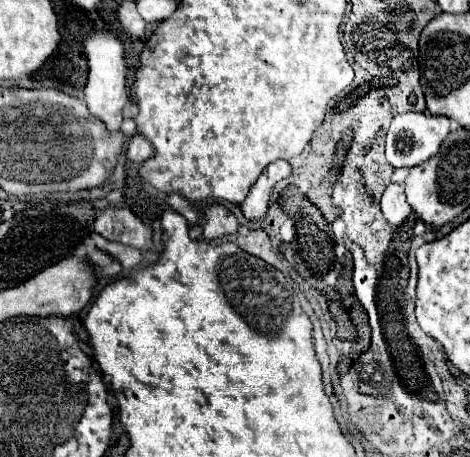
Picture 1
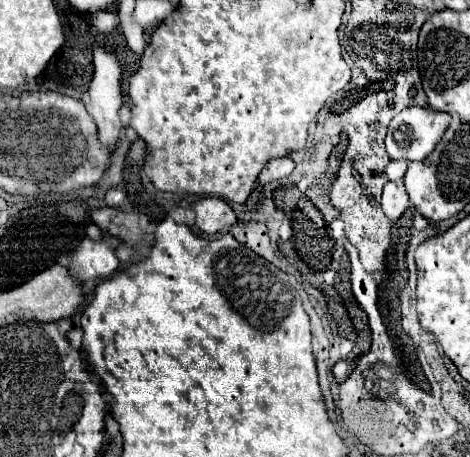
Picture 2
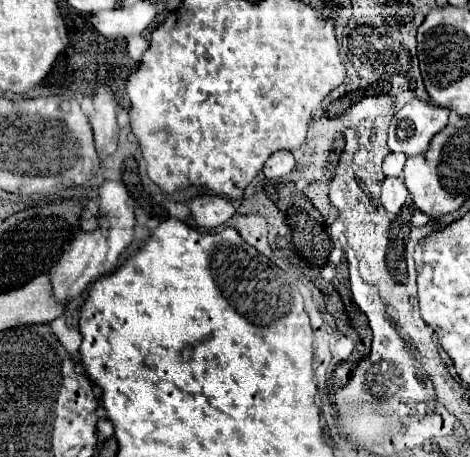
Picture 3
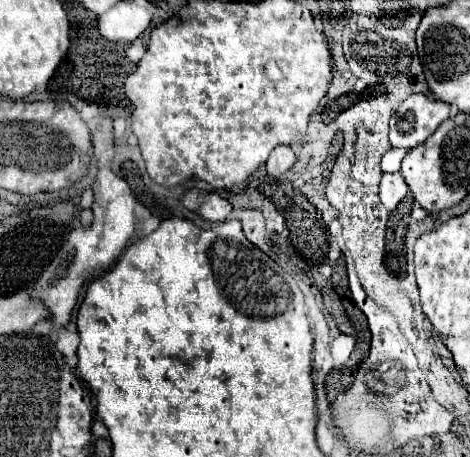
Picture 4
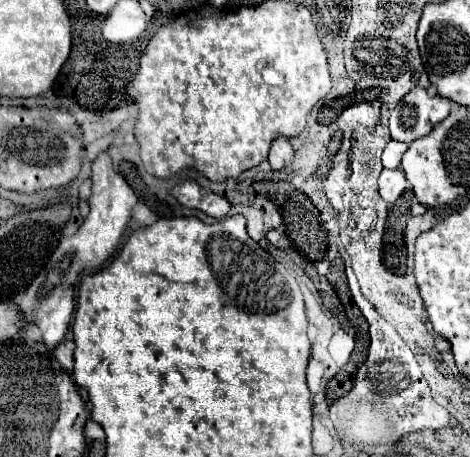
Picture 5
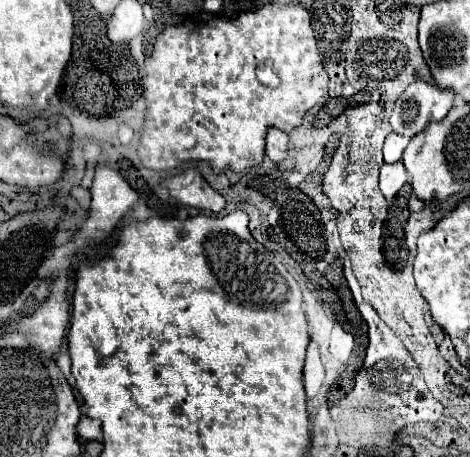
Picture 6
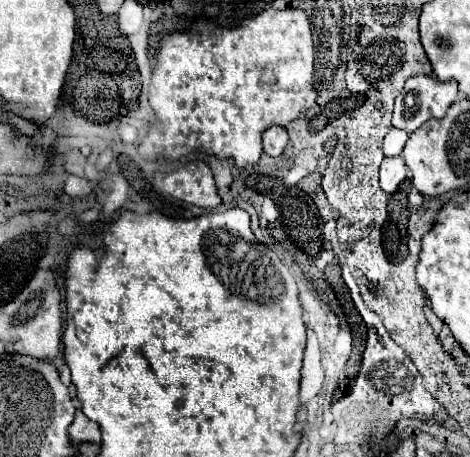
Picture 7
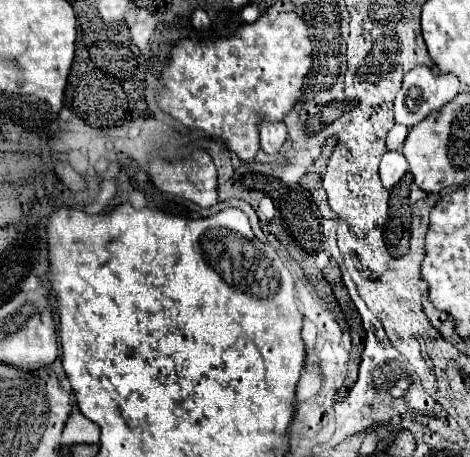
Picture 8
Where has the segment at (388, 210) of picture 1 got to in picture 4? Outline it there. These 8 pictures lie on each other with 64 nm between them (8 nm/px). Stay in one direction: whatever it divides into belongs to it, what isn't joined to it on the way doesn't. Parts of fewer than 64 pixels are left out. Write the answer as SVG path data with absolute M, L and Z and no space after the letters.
M400 172L394 174L382 174L380 180L380 200L388 210L394 210L398 206L398 202L408 194L408 184L402 178Z

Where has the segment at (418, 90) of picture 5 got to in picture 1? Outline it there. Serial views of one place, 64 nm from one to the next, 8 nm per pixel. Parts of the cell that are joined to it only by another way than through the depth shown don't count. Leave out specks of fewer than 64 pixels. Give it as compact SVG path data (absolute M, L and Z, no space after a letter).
M404 112L394 116L390 130L386 134L386 160L394 166L416 166L428 158L432 158L444 138L450 132L450 120L446 116L432 116L430 112Z

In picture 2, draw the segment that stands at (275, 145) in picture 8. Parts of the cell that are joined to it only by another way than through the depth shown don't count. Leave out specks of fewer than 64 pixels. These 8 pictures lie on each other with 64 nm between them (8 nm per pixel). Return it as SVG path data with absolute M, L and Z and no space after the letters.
M272 158L270 162L266 162L266 166L260 172L260 184L284 178L292 170L294 170L294 160L292 158Z

